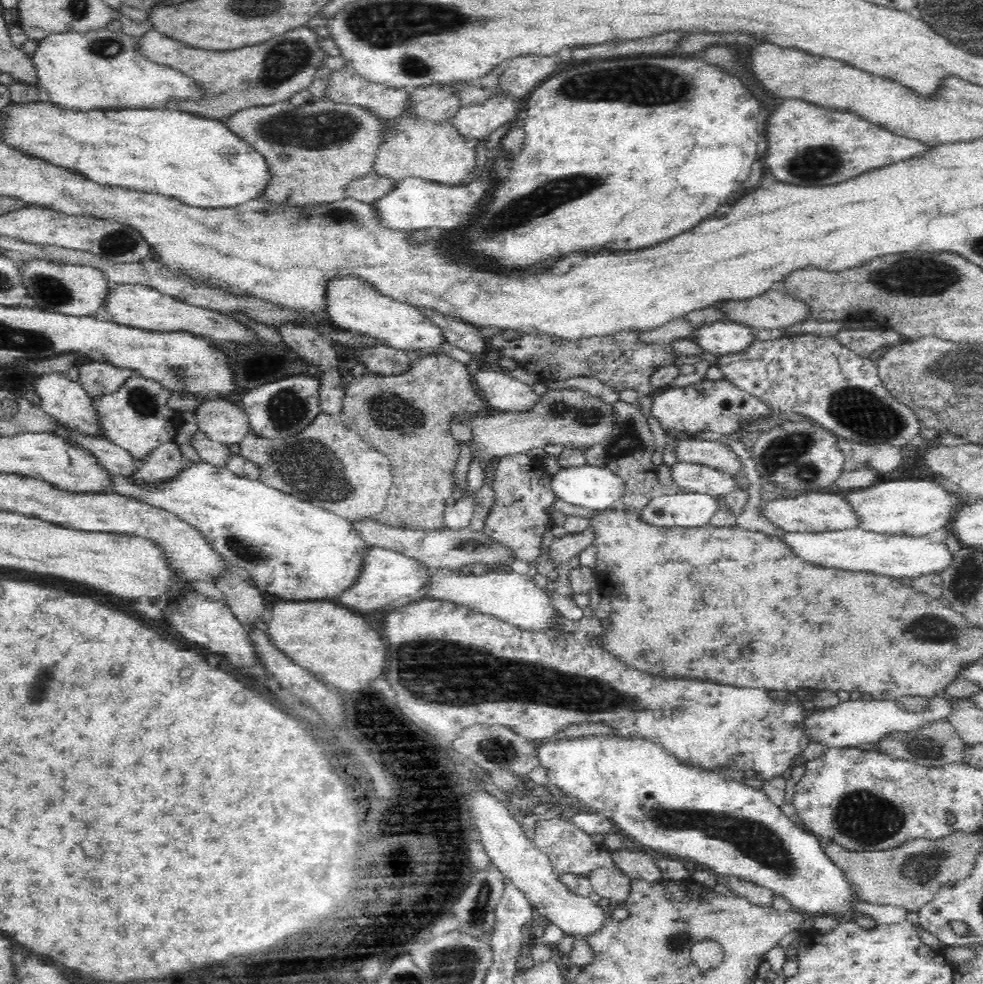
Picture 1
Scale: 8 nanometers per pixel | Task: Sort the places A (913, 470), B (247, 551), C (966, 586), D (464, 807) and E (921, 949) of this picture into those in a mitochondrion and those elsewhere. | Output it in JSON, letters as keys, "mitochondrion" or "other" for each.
{"A":"other","B":"mitochondrion","C":"mitochondrion","D":"other","E":"other"}

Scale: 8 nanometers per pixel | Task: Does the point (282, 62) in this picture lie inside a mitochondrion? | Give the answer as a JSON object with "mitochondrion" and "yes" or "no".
{"mitochondrion":"yes"}

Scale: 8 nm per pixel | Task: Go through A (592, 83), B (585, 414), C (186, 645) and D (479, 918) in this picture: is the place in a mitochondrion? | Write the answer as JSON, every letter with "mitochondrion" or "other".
{"A":"mitochondrion","B":"mitochondrion","C":"other","D":"mitochondrion"}

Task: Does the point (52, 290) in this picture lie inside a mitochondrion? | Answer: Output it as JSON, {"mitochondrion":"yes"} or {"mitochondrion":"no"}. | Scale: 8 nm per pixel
{"mitochondrion":"yes"}

